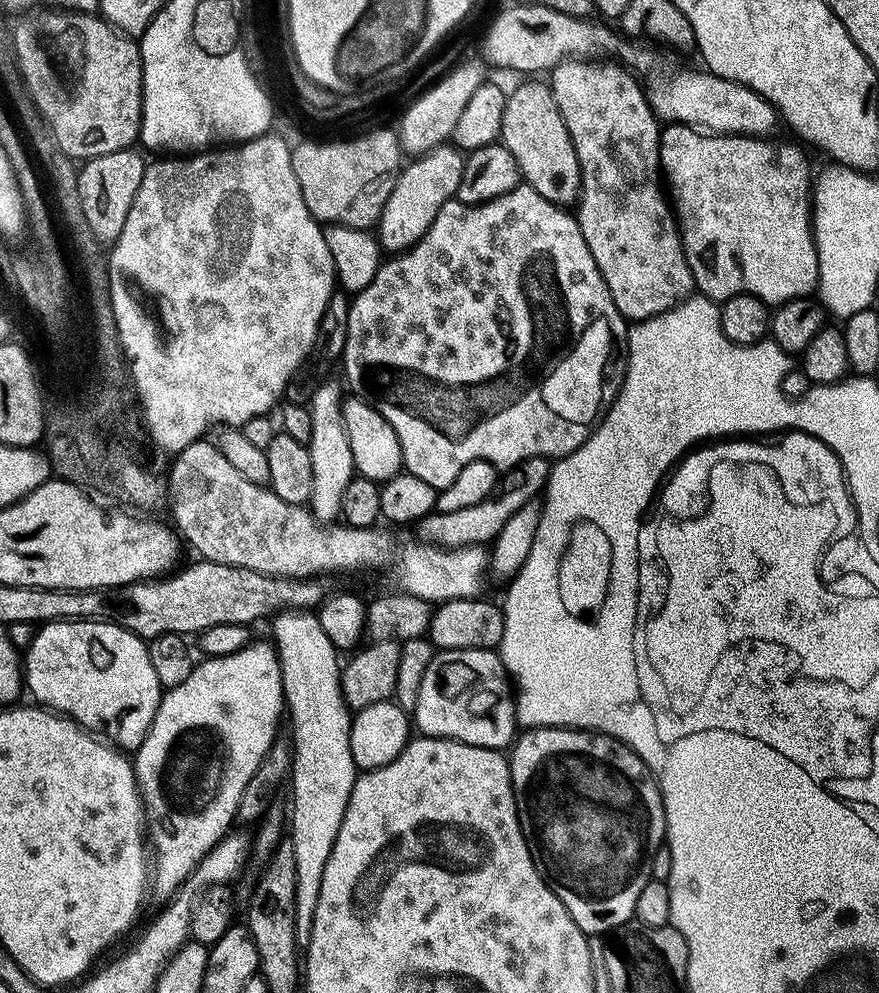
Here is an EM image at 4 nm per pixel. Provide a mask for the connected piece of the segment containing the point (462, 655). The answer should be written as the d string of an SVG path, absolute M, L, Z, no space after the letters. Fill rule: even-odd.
M491 648L437 651L426 666L414 709L414 724L426 736L504 750L518 732L514 688L499 655Z

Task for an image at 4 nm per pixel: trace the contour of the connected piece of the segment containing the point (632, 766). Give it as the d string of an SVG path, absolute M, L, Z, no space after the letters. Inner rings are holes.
M528 728L521 731L511 745L508 769L512 775L512 785L517 801L528 800L528 804L519 805L518 811L521 817L528 819L529 816L532 819L530 847L536 869L544 877L550 890L554 890L554 894L560 899L562 906L566 906L570 918L574 918L576 925L585 934L608 934L611 928L621 927L620 929L623 929L635 917L638 894L642 894L642 886L646 886L646 882L652 875L652 853L654 851L652 828L660 830L664 827L664 807L660 790L656 787L656 779L652 777L651 772L642 762L642 758L638 758L638 754L633 748L626 746L620 740L615 740L612 736L607 736L605 732L589 732L578 728Z

